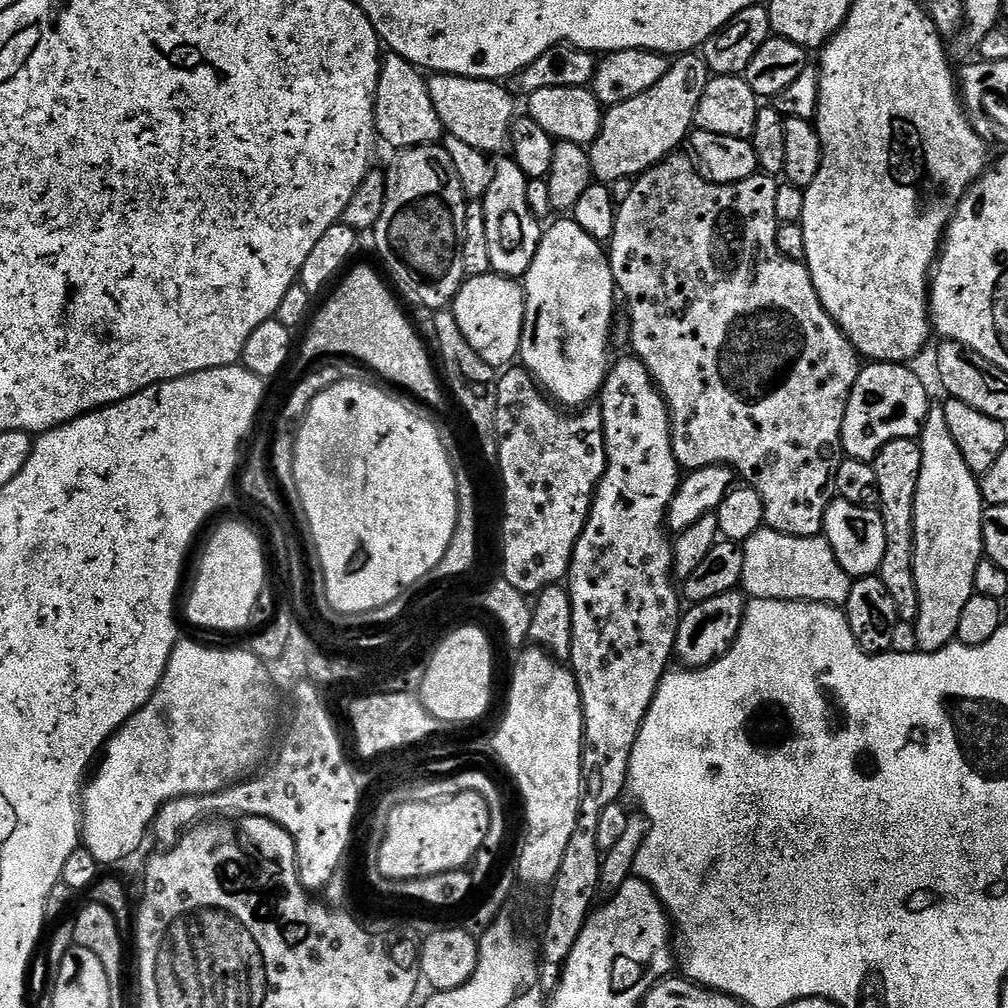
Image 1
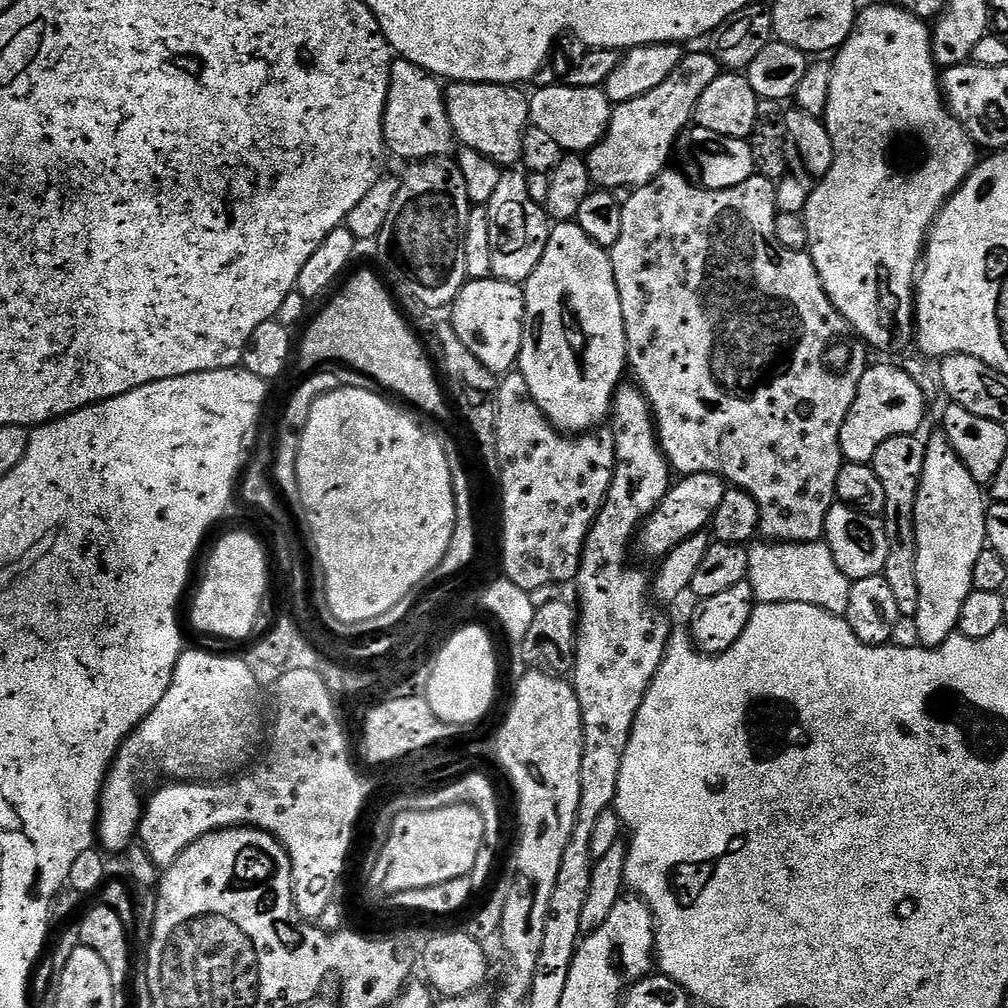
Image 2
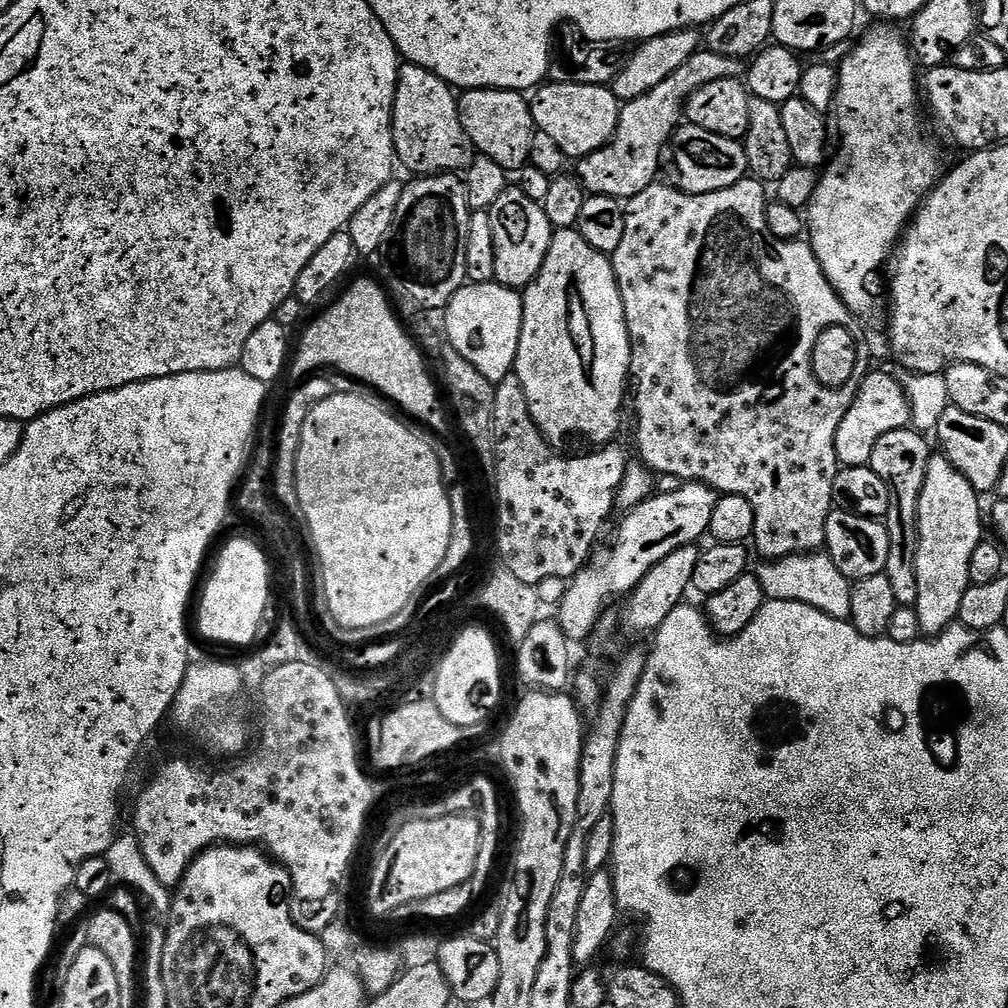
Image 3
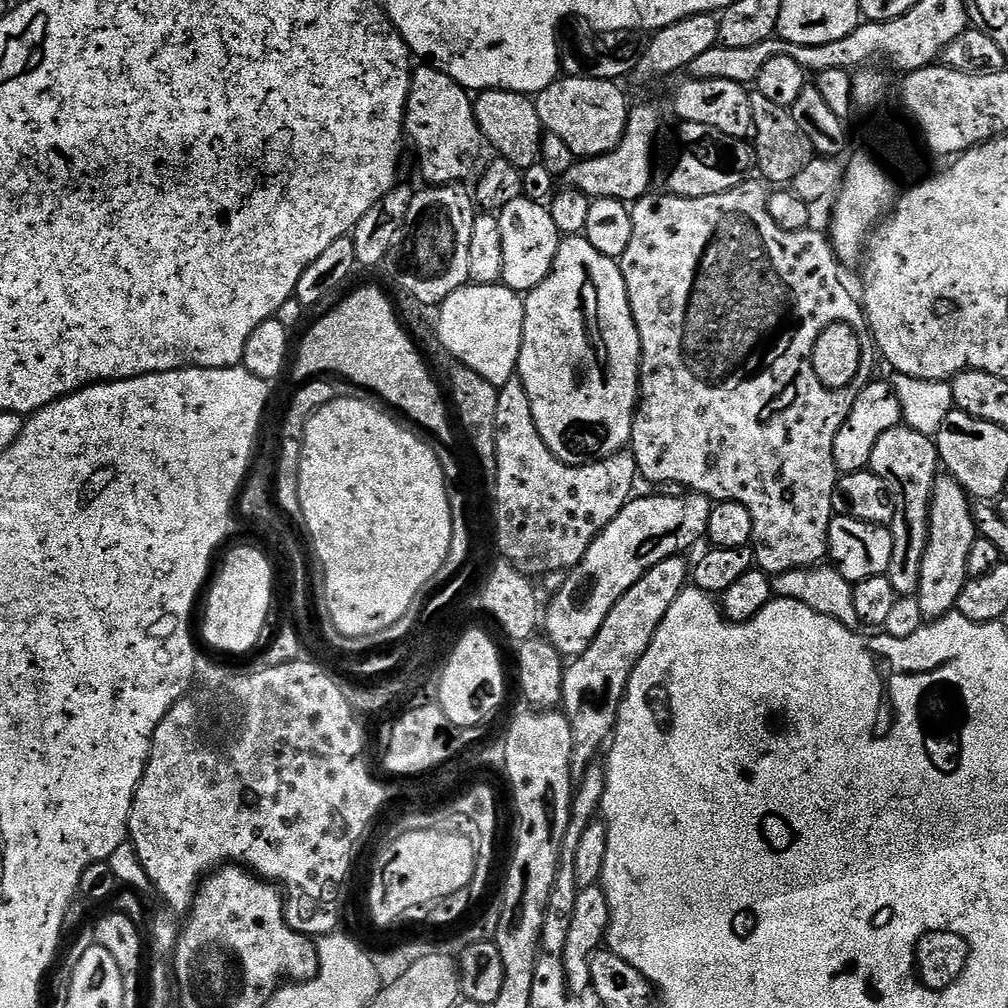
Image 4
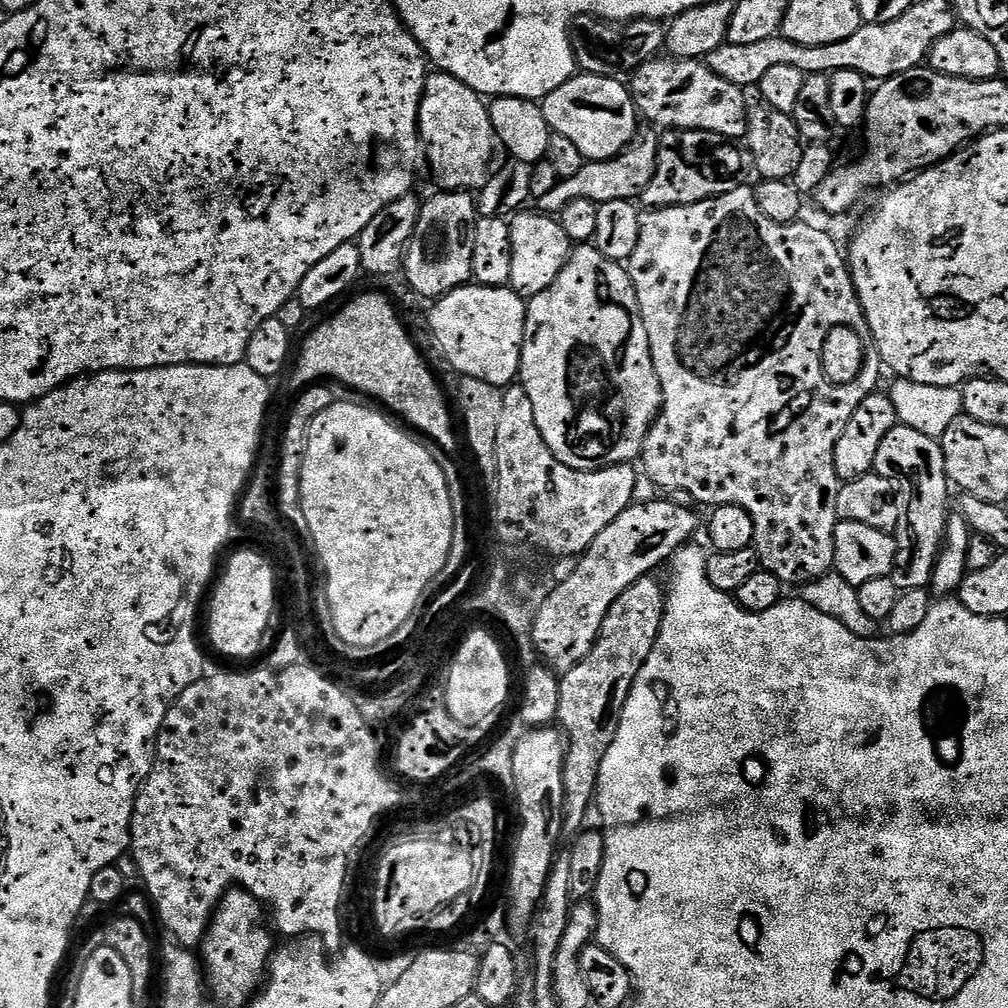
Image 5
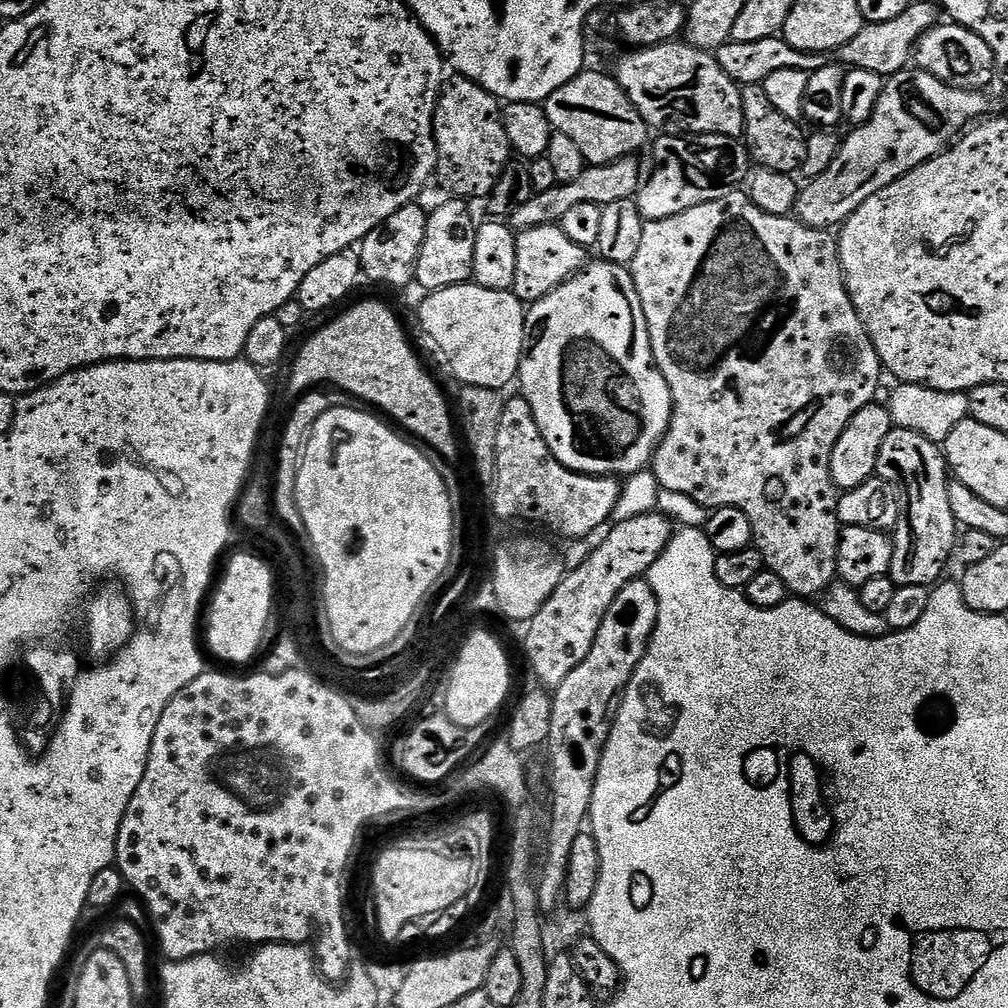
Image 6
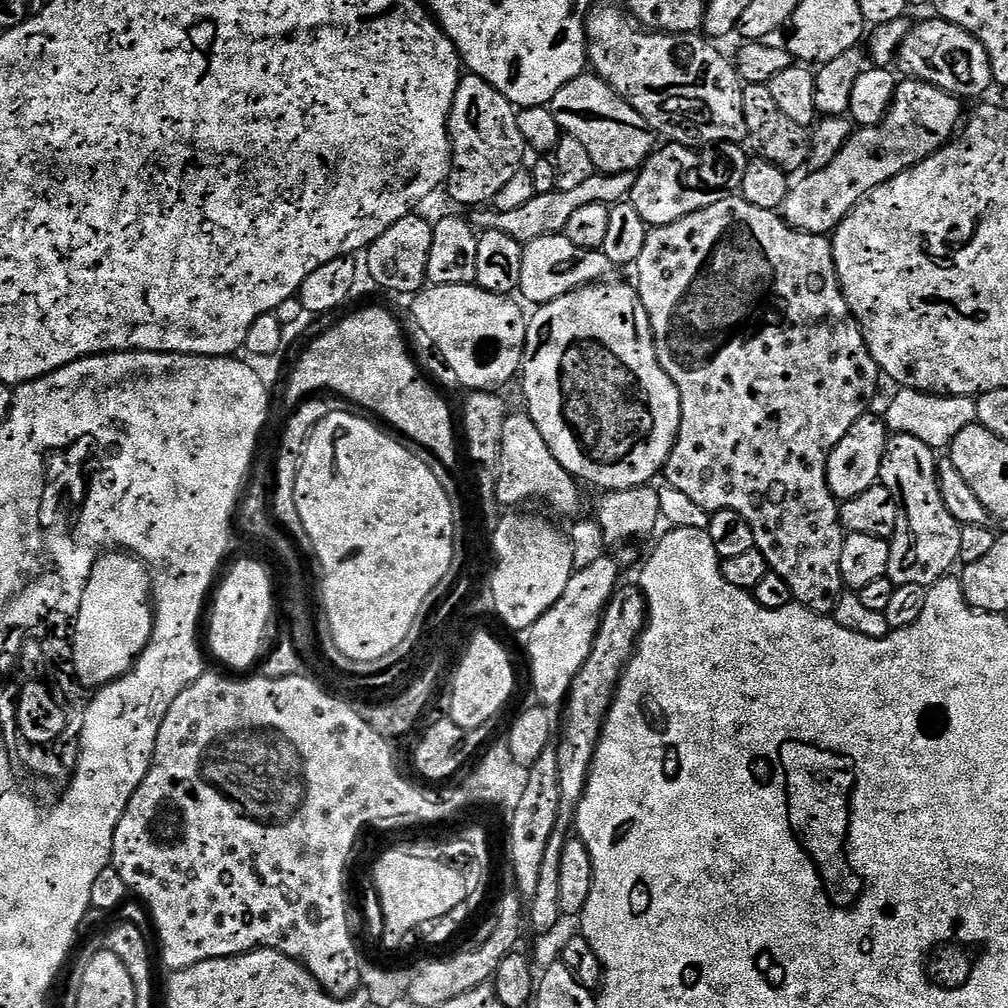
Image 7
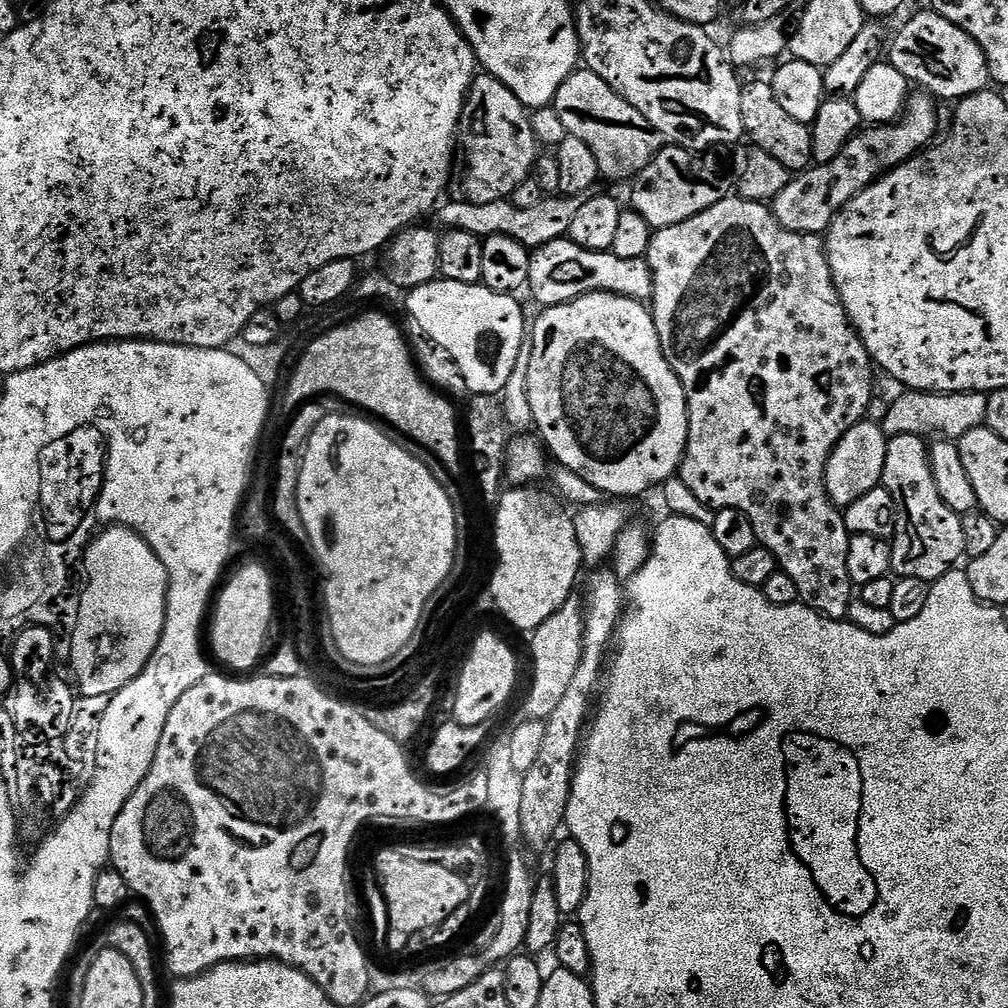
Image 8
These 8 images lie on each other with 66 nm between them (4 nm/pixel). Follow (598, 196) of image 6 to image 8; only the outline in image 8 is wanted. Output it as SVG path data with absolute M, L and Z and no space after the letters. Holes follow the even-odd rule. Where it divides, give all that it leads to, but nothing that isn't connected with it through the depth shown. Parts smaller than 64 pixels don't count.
M559 194L542 198L537 204L530 206L530 210L514 208L508 200L499 200L489 204L470 204L467 199L459 199L453 204L446 205L447 203L445 203L439 209L439 212L441 211L440 220L445 224L443 226L445 229L469 232L481 238L509 236L522 242L522 246L526 246L530 250L546 246L546 242L565 239L581 205L581 201L577 197Z

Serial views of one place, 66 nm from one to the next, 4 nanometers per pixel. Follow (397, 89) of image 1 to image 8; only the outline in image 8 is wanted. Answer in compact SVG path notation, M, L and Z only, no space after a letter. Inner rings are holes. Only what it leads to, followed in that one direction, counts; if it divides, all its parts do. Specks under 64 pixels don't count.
M480 74L472 81L472 87L464 97L458 140L468 159L468 177L464 180L463 195L470 204L508 200L514 190L533 175L538 145L529 109L518 102L512 91L498 82L498 78Z

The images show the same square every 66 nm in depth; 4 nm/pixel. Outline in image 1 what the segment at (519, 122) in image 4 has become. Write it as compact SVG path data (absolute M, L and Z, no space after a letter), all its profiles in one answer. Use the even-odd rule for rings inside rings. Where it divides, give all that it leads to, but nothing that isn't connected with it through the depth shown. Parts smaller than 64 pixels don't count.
M445 72L429 75L427 81L430 100L434 102L434 110L438 110L438 118L447 135L466 142L466 146L474 146L474 150L488 153L492 158L511 149L512 126L518 111L516 112L516 104L512 101L513 93L503 83L451 76Z

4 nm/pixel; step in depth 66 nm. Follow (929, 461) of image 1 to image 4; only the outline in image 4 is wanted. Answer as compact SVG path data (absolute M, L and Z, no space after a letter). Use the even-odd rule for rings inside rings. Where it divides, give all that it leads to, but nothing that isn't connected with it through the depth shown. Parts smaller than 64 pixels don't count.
M939 475L932 491L927 548L923 555L922 577L919 579L917 592L925 621L931 622L953 611L958 596L969 579L966 561L978 535L973 511L971 497L965 489L952 476Z

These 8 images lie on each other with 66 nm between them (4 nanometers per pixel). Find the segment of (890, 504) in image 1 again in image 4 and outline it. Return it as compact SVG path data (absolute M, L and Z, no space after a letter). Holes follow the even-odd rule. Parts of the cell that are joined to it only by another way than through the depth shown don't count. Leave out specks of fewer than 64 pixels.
M907 426L886 430L886 434L882 434L878 442L874 442L874 450L868 459L870 471L878 474L878 478L889 480L900 497L894 522L890 526L894 550L890 554L890 566L886 573L897 596L915 596L919 590L922 560L927 548L932 491L935 489L940 467L935 439L926 434L918 434L918 430Z

